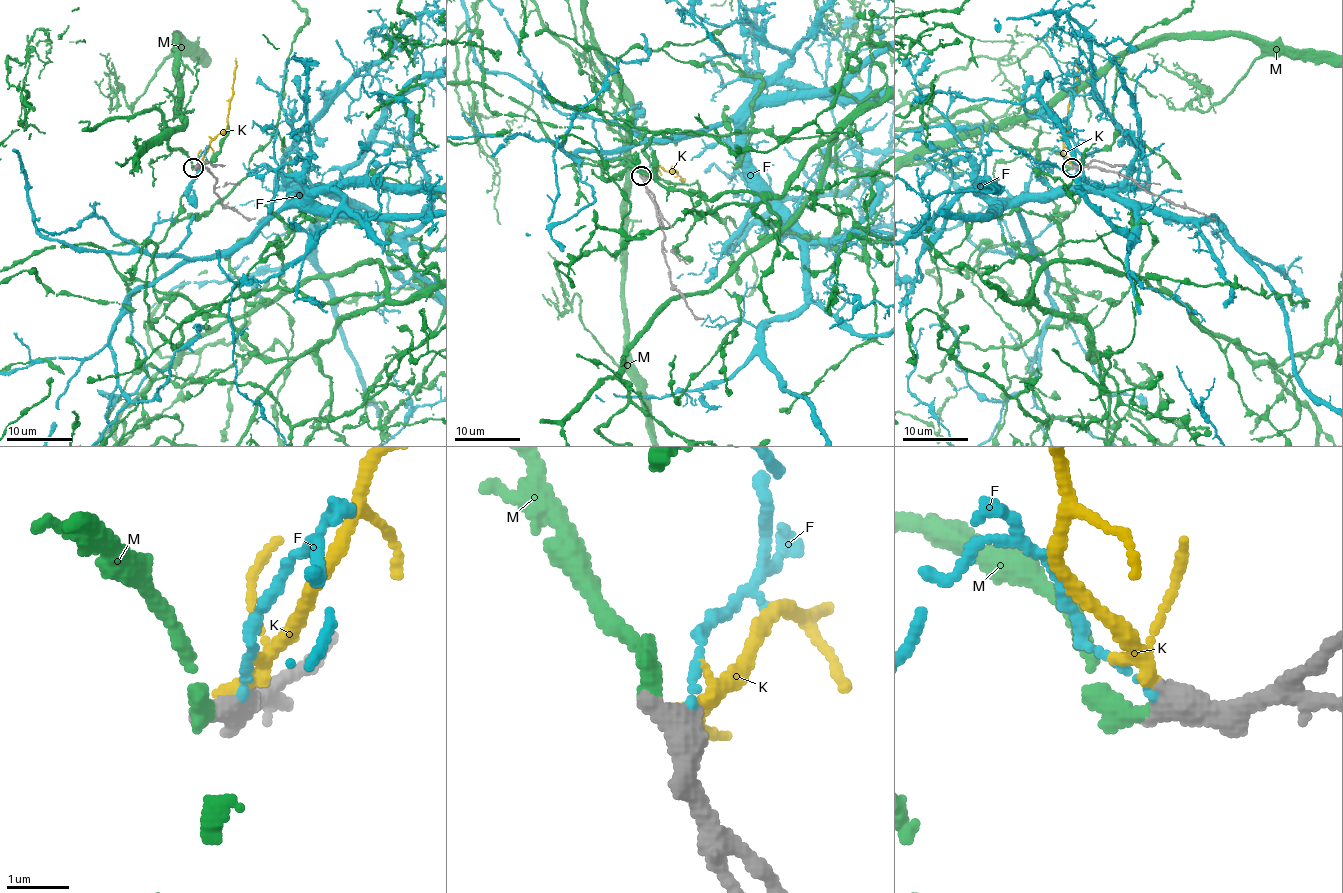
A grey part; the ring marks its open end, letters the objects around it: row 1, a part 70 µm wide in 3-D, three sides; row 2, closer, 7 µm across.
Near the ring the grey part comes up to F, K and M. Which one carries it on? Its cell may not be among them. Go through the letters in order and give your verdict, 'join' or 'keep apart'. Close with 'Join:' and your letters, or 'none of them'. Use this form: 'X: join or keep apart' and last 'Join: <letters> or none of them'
F: keep apart
K: keep apart
M: join
Join: M

